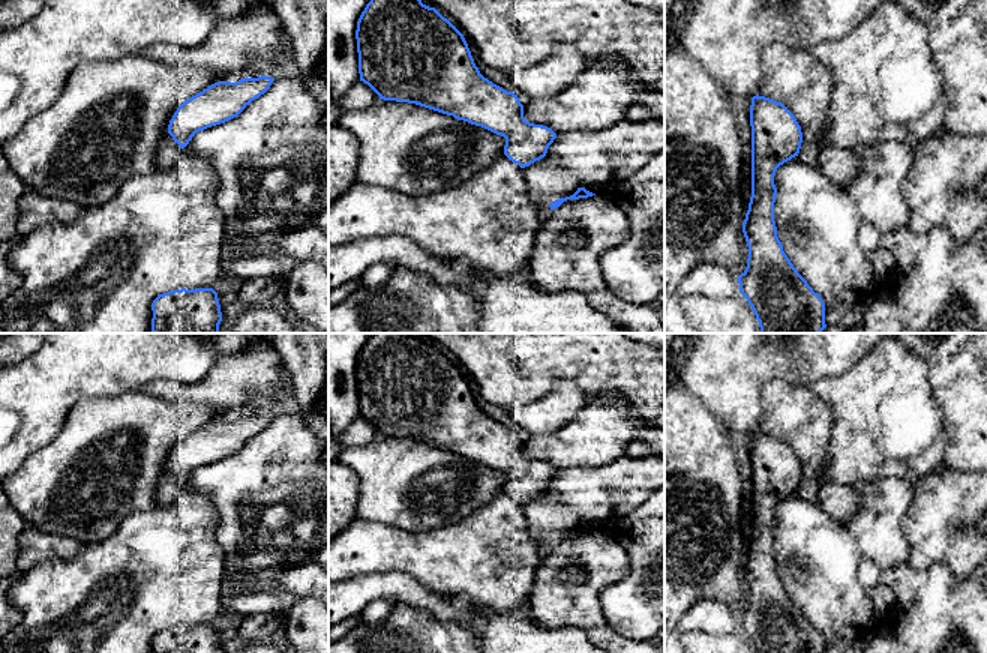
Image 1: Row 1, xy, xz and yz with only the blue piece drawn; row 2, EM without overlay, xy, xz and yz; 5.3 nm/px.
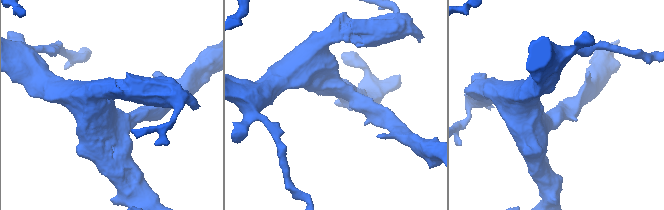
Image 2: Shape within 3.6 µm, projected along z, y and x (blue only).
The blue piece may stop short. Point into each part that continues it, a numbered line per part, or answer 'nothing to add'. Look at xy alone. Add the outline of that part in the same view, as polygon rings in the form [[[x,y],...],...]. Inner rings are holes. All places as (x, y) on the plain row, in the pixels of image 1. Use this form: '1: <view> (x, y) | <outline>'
1: xy (168, 490) | [[[164,470],[156,489],[156,506],[170,506],[180,495],[182,485],[168,470]]]

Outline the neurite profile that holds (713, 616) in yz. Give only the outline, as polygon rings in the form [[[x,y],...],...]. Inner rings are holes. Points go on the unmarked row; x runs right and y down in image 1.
[[[706,597],[694,600],[675,627],[680,633],[692,630],[730,633],[736,629],[740,620],[735,606]]]

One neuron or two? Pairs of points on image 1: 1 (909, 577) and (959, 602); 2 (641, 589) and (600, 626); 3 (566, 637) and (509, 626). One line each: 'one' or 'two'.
1: one
2: two
3: one

